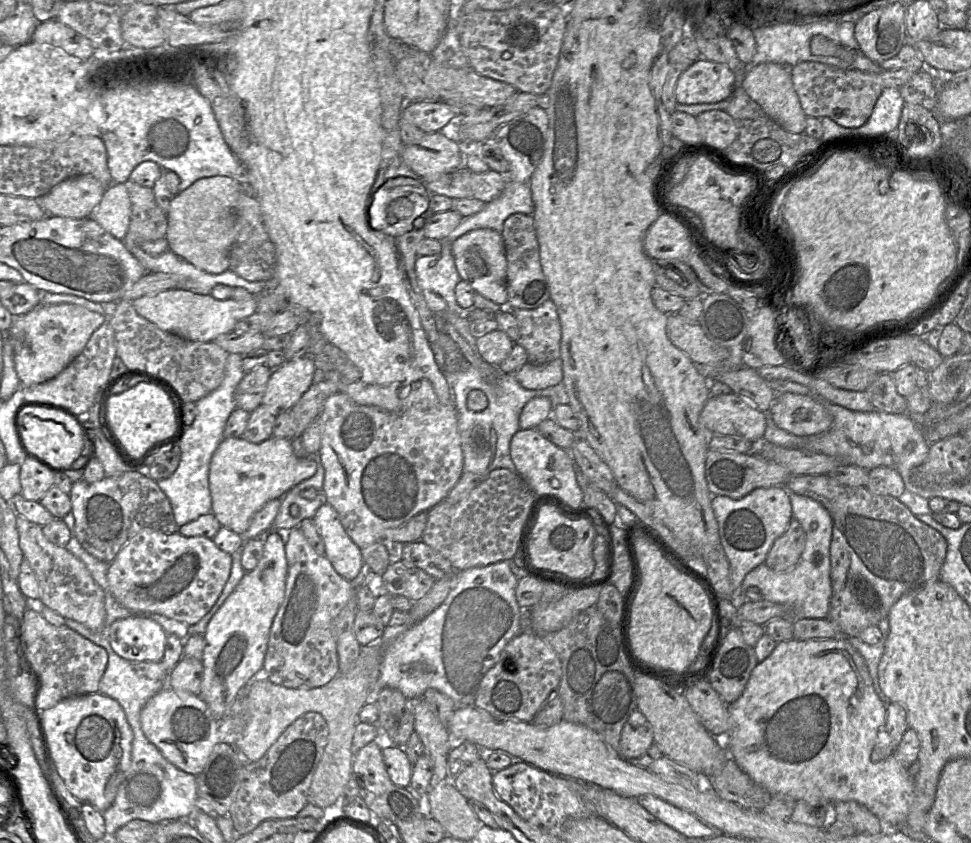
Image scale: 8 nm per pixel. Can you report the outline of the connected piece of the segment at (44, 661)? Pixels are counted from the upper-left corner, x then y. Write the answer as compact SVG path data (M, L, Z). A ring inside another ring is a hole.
M30 608L24 612L17 636L29 664L28 672L36 684L37 706L40 709L49 709L67 698L98 692L99 682L108 663L108 654L103 647L66 625L56 627L48 623L40 613Z

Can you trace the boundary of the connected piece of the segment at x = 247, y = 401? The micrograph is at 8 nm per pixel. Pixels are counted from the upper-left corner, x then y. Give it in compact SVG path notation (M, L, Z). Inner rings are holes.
M263 364L245 373L234 392L236 408L251 413L262 404L271 372L272 370Z

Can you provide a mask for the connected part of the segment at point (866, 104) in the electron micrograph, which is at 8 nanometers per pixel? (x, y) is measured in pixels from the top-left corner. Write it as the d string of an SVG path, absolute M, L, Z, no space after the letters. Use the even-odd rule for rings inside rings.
M804 61L791 68L794 89L807 117L829 117L847 128L858 128L866 123L882 91L889 87L900 88L915 73L907 69L886 70L880 73L843 70L818 62Z

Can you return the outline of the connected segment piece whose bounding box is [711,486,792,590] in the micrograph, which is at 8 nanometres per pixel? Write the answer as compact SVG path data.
M785 486L756 488L740 499L715 495L711 506L714 511L721 546L729 561L733 590L740 588L745 576L763 564L774 541L788 528L792 519L792 507Z

